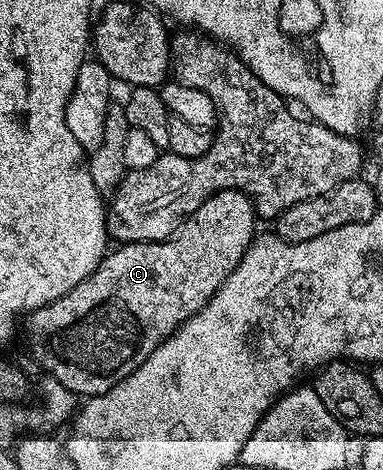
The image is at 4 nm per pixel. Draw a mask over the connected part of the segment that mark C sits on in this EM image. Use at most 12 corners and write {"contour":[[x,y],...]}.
{"contour":[[219,190],[28,311],[44,373],[107,393],[199,312],[259,222]]}

